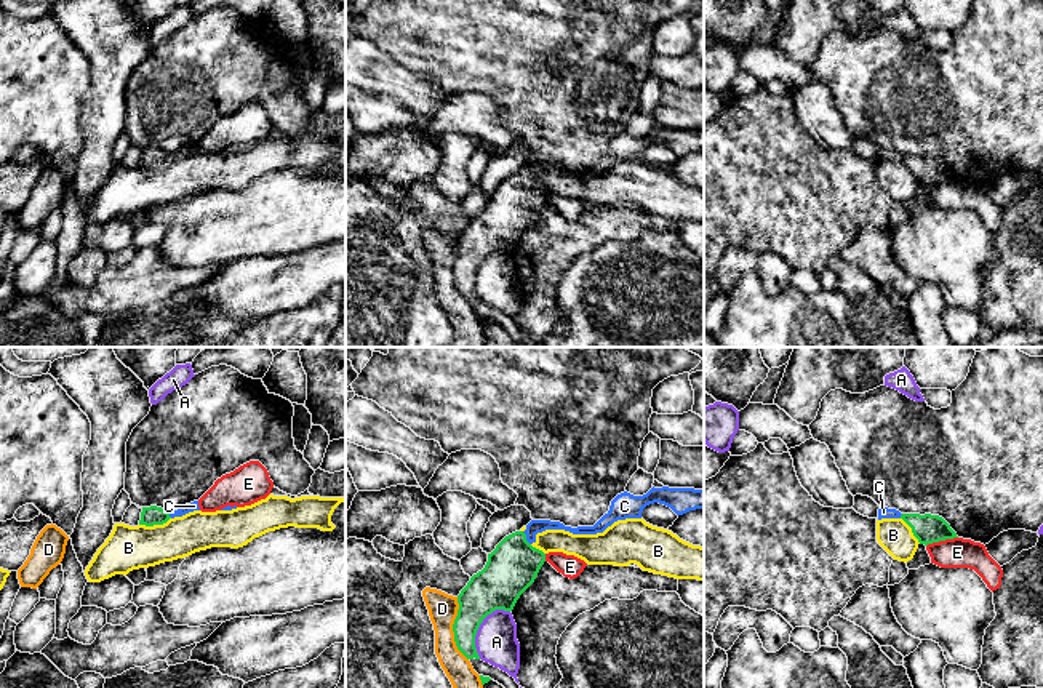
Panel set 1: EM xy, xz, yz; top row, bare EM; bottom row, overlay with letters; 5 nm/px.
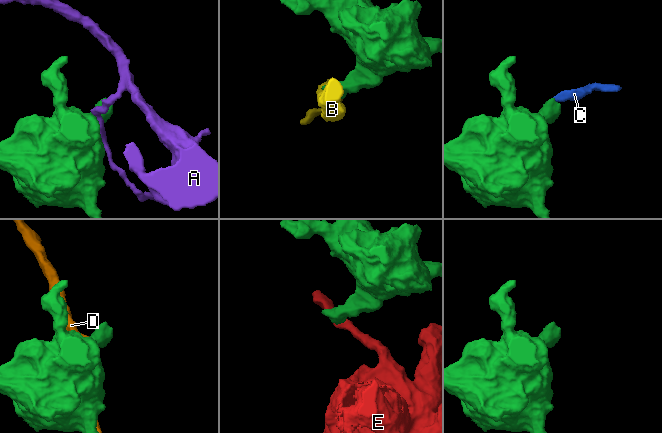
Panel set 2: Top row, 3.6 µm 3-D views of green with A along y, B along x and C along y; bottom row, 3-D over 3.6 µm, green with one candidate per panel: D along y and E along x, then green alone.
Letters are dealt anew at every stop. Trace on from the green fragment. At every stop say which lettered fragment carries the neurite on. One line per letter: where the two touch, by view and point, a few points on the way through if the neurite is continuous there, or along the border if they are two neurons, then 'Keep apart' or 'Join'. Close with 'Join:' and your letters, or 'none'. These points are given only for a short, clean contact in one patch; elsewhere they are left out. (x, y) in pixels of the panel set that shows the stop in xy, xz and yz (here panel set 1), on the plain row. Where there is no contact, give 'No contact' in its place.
A: Touches green at xz (479, 268). Boundary: xz (509, 252), (493, 252), (480, 266), (475, 277), (479, 300). Keep apart
B: Touches green at xy (154, 165). Boundary: xy (170, 159), (162, 165), (139, 167). Keep apart
C: Touches green at xz (525, 180). Path across: xz (512, 208), (515, 189), (525, 180), (535, 168). Join
D: Touches green at xz (453, 271). Keep apart
E: Touches green at yz (941, 181). Boundary: yz (957, 178), (933, 183), (927, 188). Keep apart
Join: C

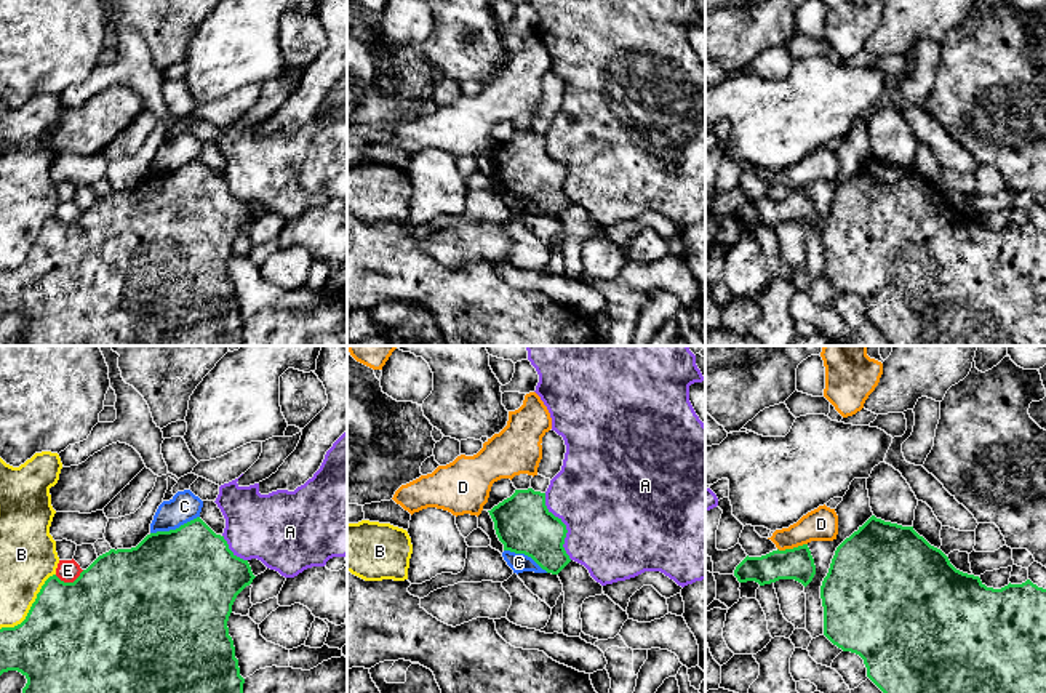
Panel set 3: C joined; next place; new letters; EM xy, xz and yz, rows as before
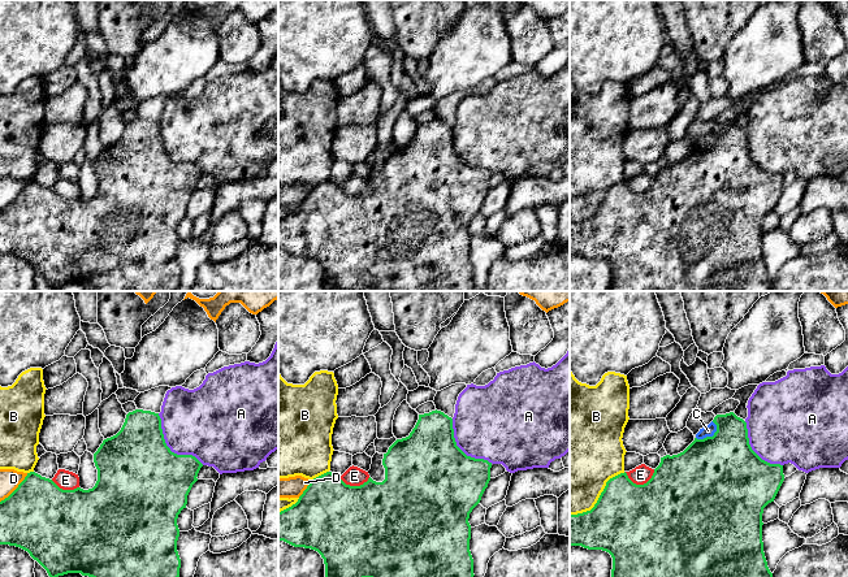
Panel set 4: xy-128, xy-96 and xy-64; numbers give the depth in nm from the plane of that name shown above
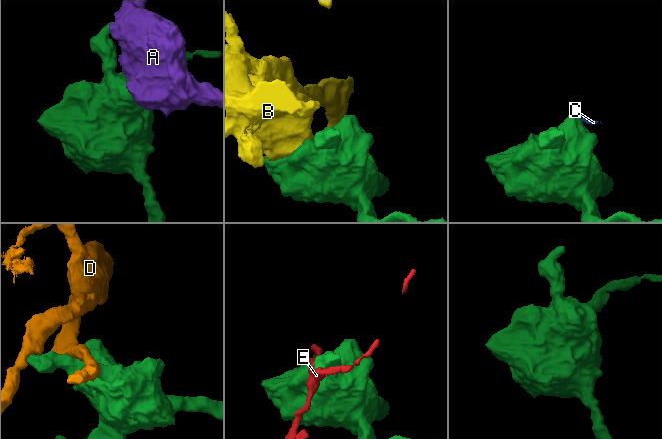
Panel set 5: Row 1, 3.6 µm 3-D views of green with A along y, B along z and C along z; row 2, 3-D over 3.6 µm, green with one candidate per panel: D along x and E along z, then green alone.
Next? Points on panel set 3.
A: Touches green at xz (565, 168). Keep apart
B: Touches green at xy (31, 248). Keep apart
C: Touches green at xy (176, 170). Boundary: xy (199, 157), (175, 170), (151, 175). Keep apart
D: Touches green at yz (794, 189). Keep apart
E: Touches green at xy (69, 224). Keep apart
Join: none

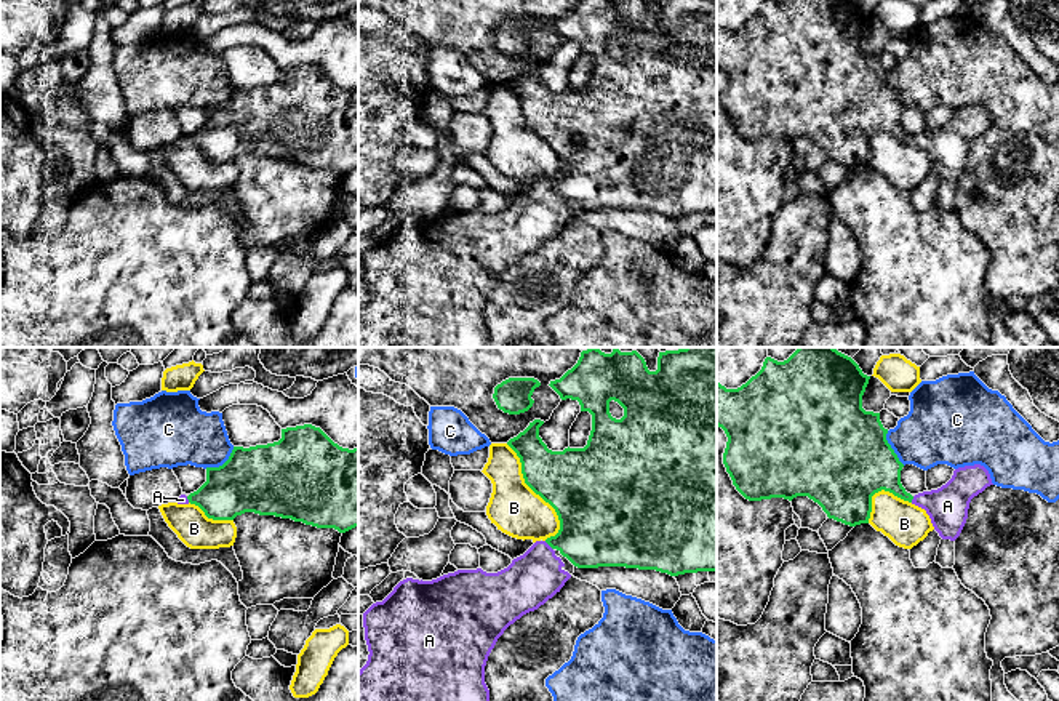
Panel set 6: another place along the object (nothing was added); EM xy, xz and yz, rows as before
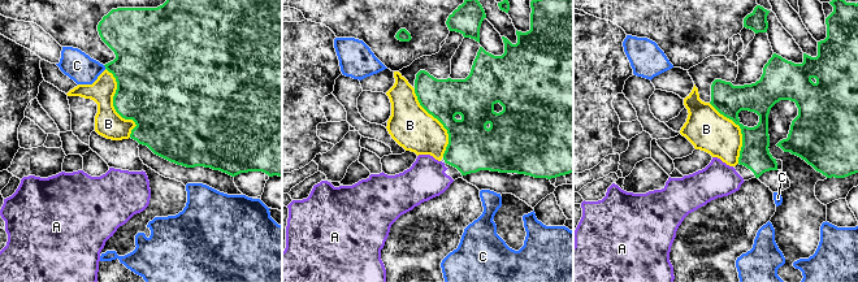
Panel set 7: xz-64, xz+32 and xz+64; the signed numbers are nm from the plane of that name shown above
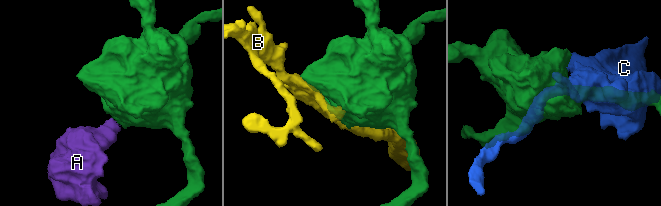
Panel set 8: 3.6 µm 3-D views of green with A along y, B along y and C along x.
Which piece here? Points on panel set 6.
A: Touches green at xz (549, 186). Path across: xz (595, 172), (579, 181), (549, 186), (533, 220). Join
B: Touches green at xz (535, 133). Keep apart
C: Touches green at xy (223, 106). Keep apart
Join: A

